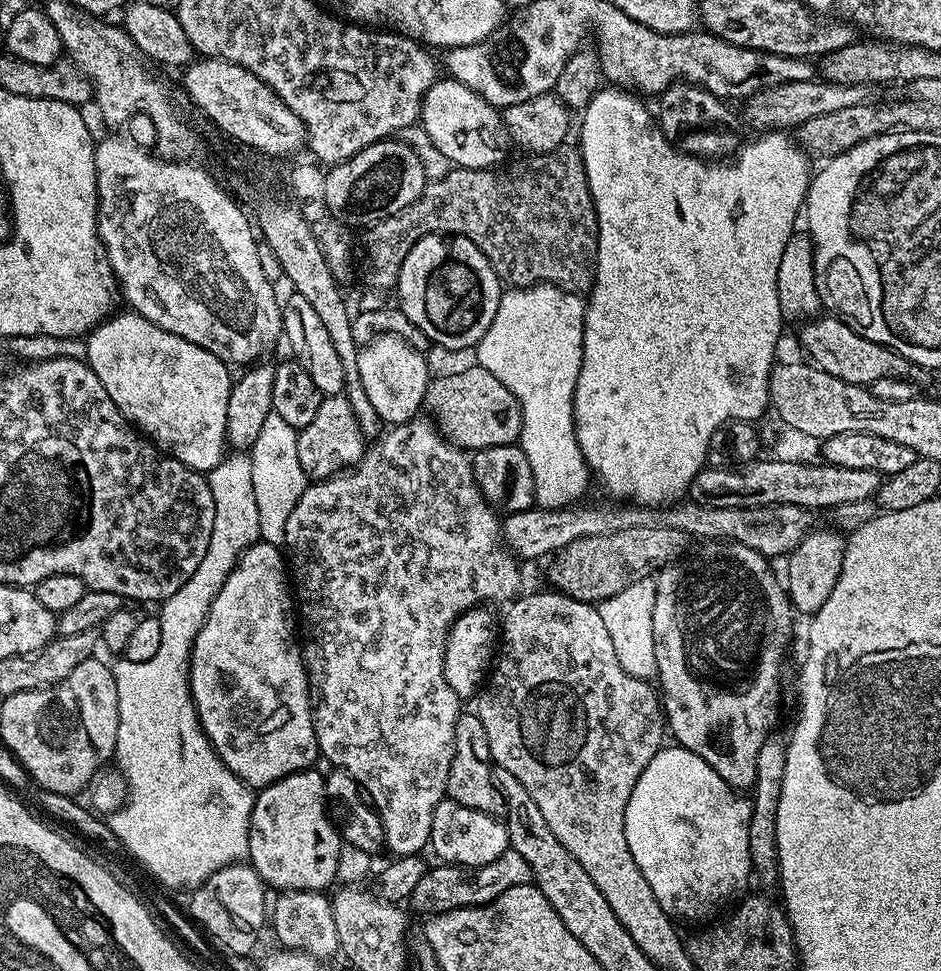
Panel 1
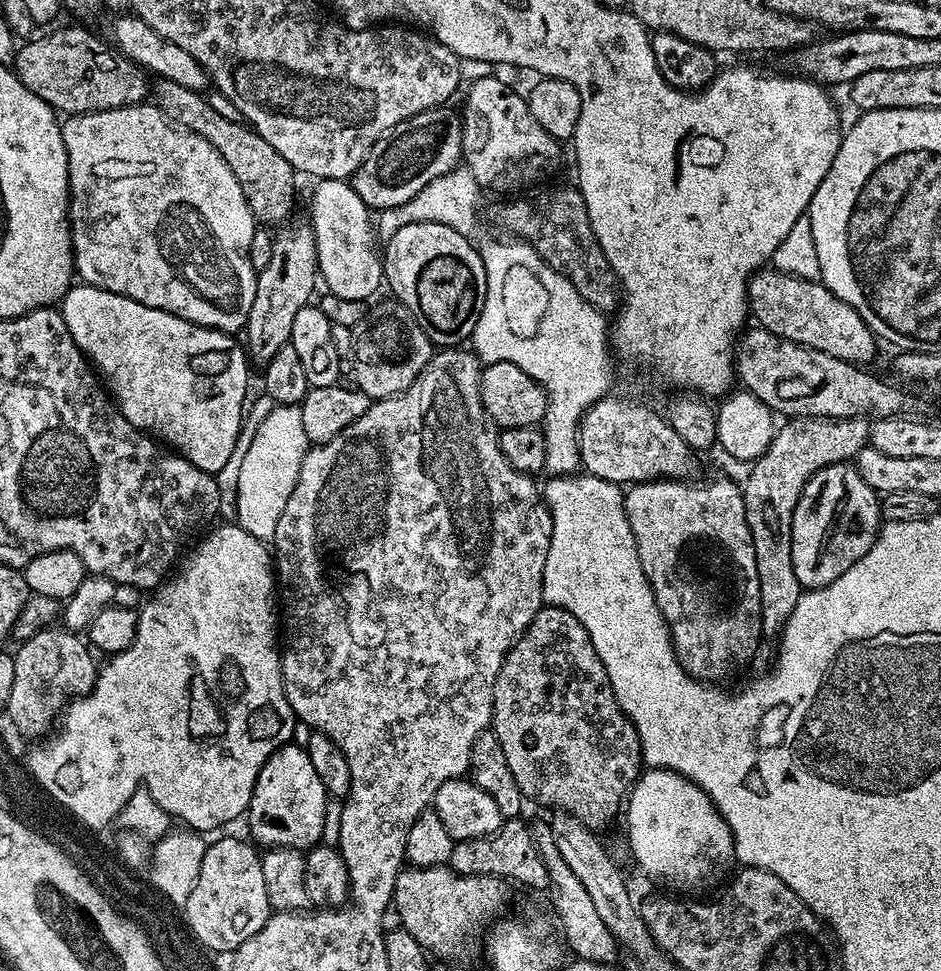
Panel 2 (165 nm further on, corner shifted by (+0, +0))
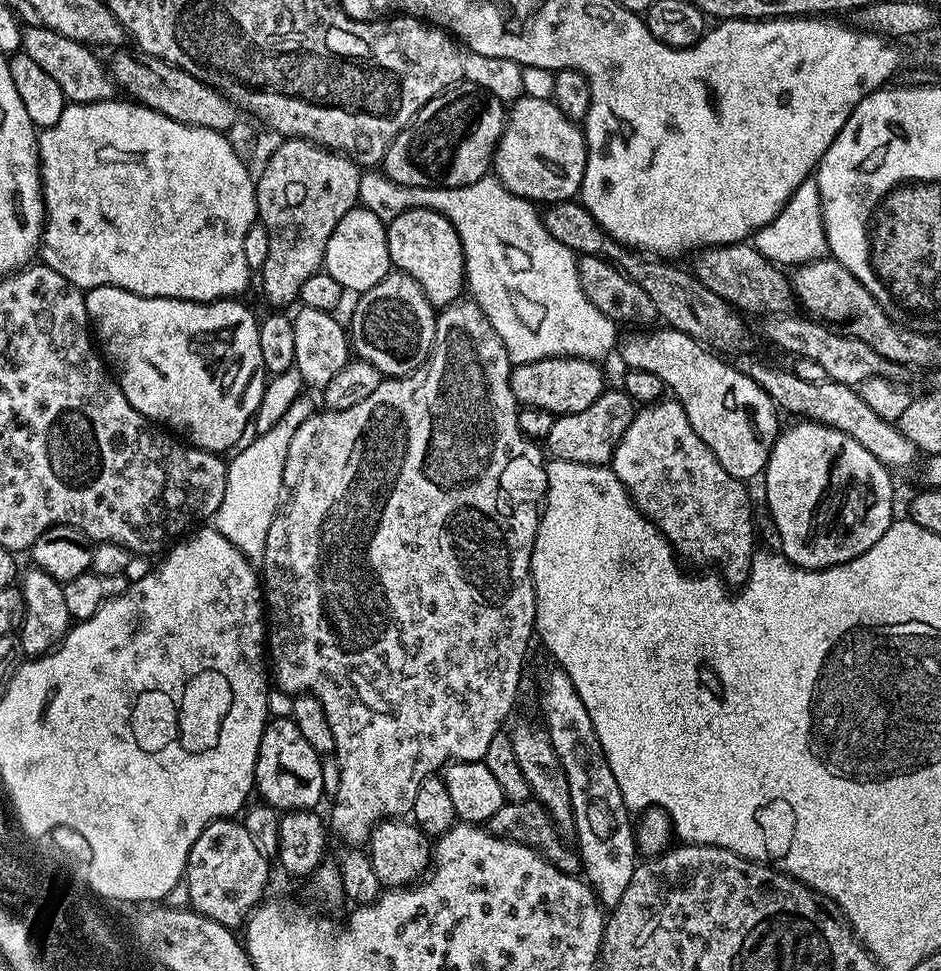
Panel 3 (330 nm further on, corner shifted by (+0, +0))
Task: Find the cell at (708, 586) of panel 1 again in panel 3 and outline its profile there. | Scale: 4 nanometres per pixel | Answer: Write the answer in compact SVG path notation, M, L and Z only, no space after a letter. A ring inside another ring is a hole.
M661 398L655 403L645 403L633 415L630 426L626 426L626 434L622 434L614 450L610 467L628 491L628 496L636 503L636 509L668 539L673 553L681 561L692 560L695 556L700 560L713 560L720 564L719 575L729 585L743 585L748 579L754 555L752 500L744 489L747 488L745 481L731 477L711 452L710 446L698 438L690 426L686 410L677 399Z

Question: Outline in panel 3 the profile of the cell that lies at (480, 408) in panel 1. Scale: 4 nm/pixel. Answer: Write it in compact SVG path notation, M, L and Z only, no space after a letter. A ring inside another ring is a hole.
M551 356L515 365L508 381L517 405L550 410L556 416L565 416L586 410L586 406L598 402L600 395L606 391L604 372L600 367L597 361L577 356Z

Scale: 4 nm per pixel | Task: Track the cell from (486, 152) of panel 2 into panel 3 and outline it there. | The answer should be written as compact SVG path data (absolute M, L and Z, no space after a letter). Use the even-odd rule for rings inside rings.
M521 95L511 101L506 112L504 133L496 147L496 154L492 157L494 175L506 186L506 190L518 194L524 200L544 200L545 205L571 201L579 193L587 161L588 151L583 127L577 121L566 118L551 100Z

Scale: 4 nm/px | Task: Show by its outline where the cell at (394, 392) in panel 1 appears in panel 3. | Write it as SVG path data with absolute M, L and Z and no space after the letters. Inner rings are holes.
M392 270L382 278L376 286L355 297L356 305L352 308L352 328L350 324L350 348L359 359L370 362L370 366L378 369L381 377L399 378L409 376L428 361L432 352L432 344L436 341L437 309L422 294L422 286L414 282L405 272Z

